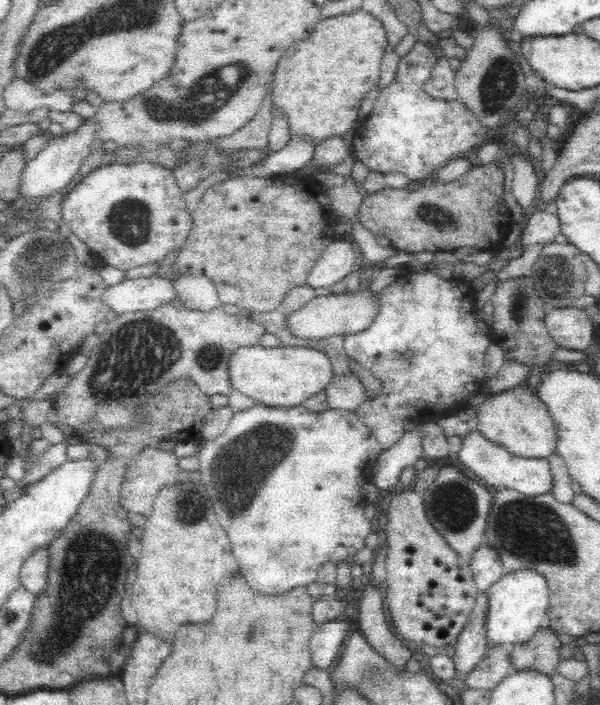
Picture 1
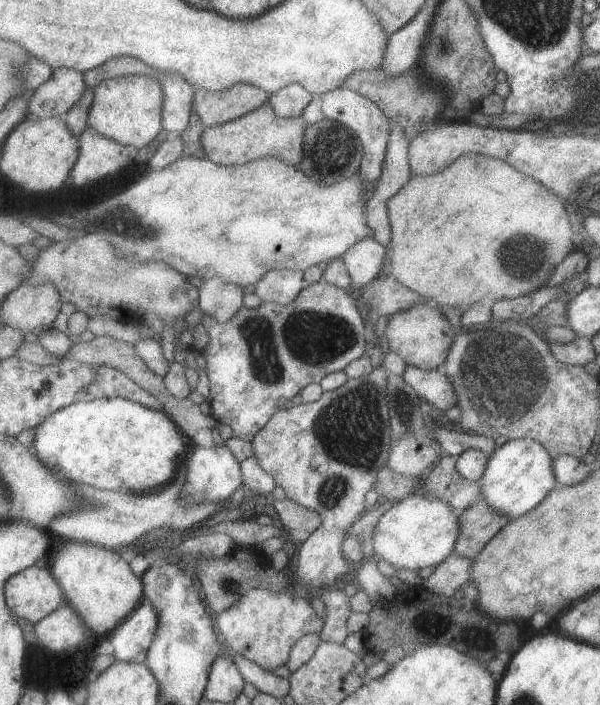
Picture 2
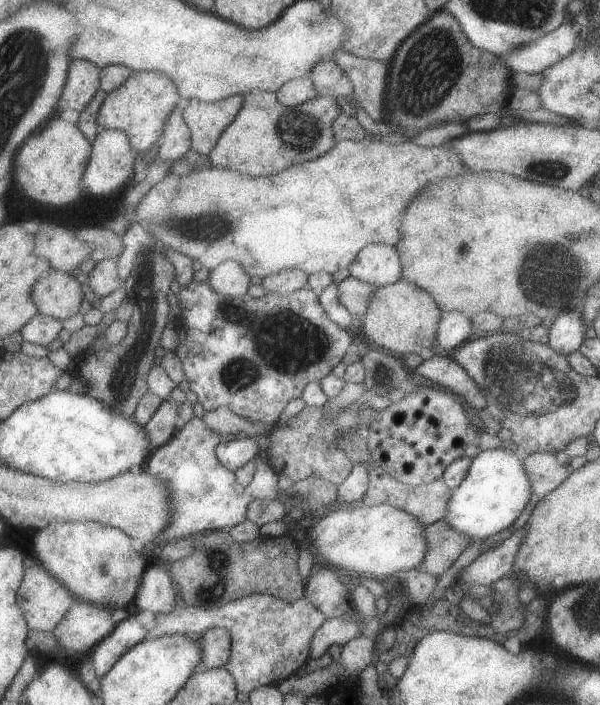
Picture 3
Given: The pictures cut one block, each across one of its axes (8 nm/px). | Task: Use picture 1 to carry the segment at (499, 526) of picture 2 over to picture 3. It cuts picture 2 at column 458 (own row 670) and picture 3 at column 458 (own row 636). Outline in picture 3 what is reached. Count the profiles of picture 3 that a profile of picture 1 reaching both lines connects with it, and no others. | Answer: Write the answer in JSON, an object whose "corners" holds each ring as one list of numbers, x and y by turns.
{"corners":[[446,519,425,526,428,552,419,568,440,577,474,540,451,528]]}

